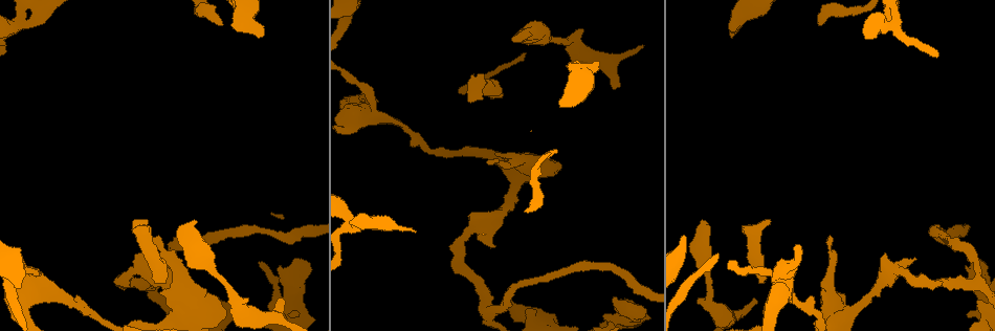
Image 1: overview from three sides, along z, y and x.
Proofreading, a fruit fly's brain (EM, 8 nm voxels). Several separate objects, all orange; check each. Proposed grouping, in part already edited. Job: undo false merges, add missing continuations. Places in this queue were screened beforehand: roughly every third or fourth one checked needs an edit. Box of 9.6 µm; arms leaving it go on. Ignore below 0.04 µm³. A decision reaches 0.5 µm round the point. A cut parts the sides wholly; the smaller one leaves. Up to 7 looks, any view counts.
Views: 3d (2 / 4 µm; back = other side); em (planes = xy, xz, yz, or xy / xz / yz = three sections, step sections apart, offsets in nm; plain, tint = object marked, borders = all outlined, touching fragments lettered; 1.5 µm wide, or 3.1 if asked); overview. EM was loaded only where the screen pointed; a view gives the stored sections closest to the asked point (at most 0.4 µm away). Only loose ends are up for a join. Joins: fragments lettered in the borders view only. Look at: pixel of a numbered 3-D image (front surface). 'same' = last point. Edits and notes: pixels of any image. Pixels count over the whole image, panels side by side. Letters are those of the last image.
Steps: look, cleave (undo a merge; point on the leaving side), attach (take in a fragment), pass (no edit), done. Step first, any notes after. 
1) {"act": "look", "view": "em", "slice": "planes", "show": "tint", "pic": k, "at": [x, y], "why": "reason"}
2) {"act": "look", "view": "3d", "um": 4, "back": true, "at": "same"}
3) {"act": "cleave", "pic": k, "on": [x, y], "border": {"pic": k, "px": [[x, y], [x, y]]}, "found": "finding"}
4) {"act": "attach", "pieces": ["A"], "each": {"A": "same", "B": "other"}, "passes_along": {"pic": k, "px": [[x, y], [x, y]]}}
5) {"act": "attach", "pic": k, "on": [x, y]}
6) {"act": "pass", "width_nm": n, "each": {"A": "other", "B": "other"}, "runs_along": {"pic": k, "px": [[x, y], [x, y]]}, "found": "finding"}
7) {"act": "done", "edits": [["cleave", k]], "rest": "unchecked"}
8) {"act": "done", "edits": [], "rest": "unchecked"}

{"act": "look", "view": "em", "slice": "planes", "show": "borders", "pic": 1, "at": [974, 315], "why": "free end"}

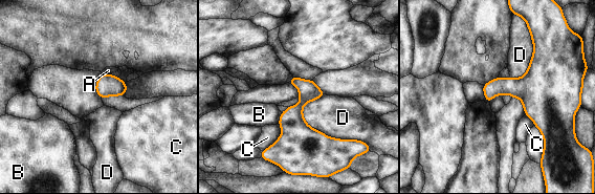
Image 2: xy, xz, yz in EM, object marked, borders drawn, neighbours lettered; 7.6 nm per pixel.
{"act": "pass", "each": {"A": "other", "B": "other", "C": "other", "D": "other"}, "border": {"pic": 2, "px": [[303, 106], [313, 128], [361, 142]]}, "found": "none of them fits"}

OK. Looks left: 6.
{"act": "look", "view": "3d", "um": 2, "pic": 1, "at": [833, 240], "why": "an open end"}

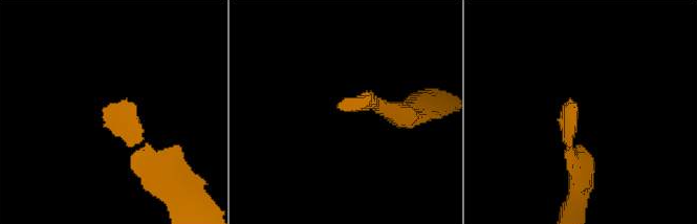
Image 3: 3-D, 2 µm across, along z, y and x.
{"act": "look", "view": "em", "slice": "planes", "show": "plain", "pic": 3, "at": [576, 108], "why": "need the tissue"}

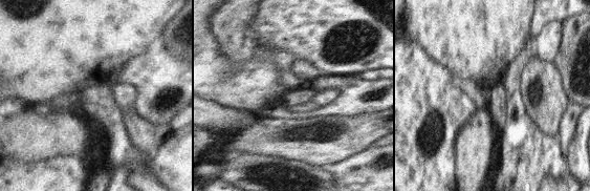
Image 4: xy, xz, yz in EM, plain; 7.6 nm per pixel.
{"act": "look", "view": "em", "slice": "planes", "show": "borders", "at": "same"}

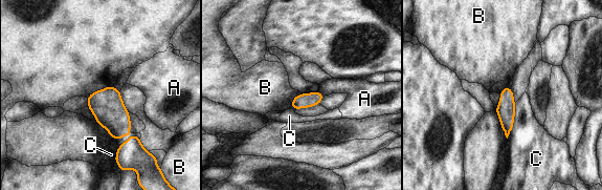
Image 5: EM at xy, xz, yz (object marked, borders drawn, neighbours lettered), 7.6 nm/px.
{"act": "pass", "each": {"A": "other", "B": "other", "C": "other"}, "border": {"pic": 5, "px": [[139, 136], [125, 141], [114, 161]]}, "found": "no lettered fragment goes on from it"}

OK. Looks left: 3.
{"act": "look", "view": "em", "slice": "planes", "show": "borders", "pic": 1, "at": [764, 283], "why": "free end"}

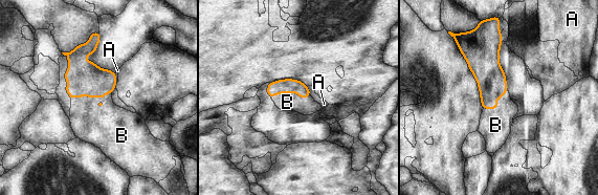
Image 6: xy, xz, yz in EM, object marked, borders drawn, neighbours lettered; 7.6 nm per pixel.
{"act": "attach", "pieces": ["B"], "each": {"A": "other", "B": "same"}, "found": "it goes on there"}

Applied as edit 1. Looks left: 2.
{"act": "done", "edits": [["attach", 6]], "rest": "unchecked"}

